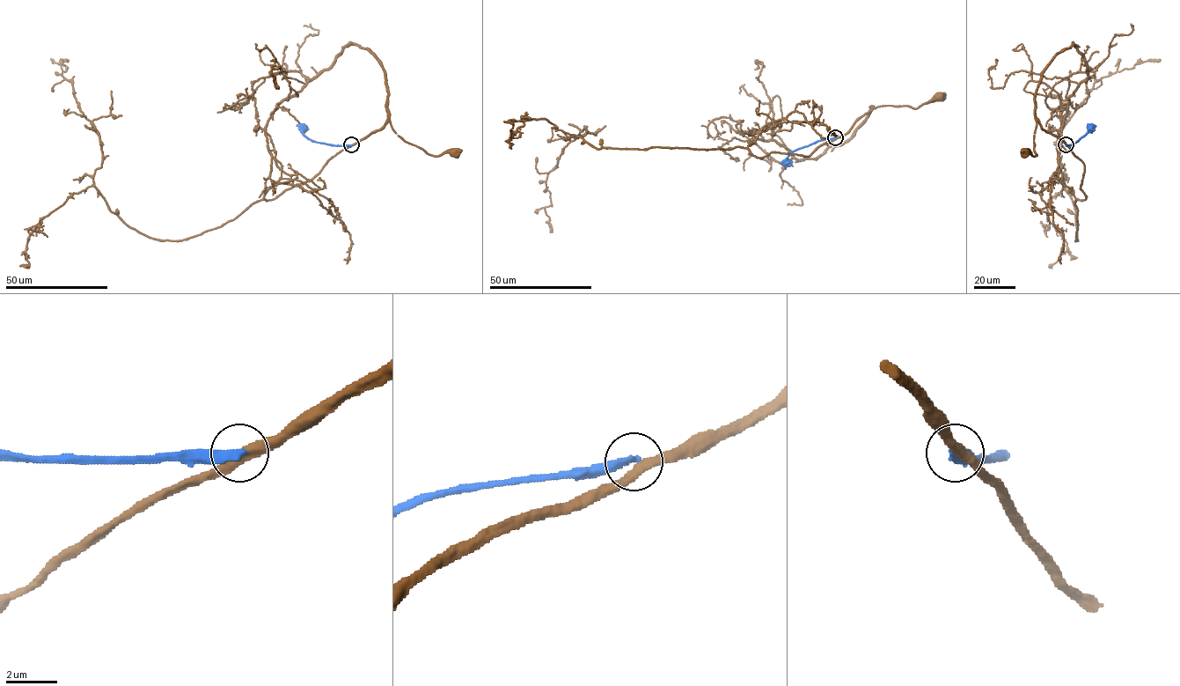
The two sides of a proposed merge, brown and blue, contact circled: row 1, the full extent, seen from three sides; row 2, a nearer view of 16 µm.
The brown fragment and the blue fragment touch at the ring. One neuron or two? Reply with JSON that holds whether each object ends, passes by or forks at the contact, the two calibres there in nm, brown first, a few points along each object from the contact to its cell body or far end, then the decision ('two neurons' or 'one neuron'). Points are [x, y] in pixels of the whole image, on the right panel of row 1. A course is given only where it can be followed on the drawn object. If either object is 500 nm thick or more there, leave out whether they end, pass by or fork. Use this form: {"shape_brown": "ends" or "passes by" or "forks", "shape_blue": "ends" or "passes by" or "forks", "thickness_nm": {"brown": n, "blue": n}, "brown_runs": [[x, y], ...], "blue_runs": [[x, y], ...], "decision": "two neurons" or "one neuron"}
{"shape_brown": "passes by", "shape_blue": "ends", "thickness_nm": {"brown": 380, "blue": 360}, "brown_runs": [[1066, 144], [1044, 130], [1037, 119], [1034, 136], [1037, 155], [1024, 152]], "blue_runs": [[1066, 144], [1079, 139], [1093, 124]], "decision": "two neurons"}

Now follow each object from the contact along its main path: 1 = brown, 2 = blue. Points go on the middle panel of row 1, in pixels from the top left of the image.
1: (835, 137), (846, 134), (873, 108), (883, 106), (919, 107), (940, 96)
2: (835, 137), (818, 140), (797, 149), (783, 165)

